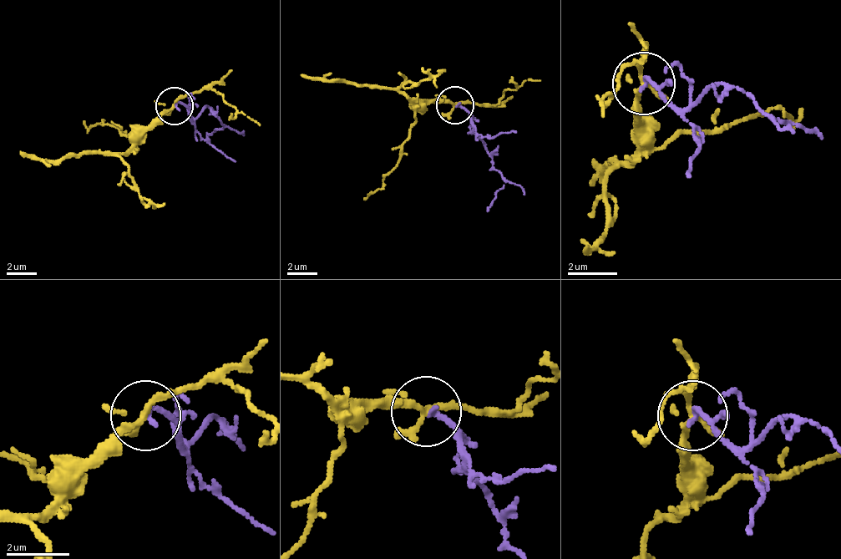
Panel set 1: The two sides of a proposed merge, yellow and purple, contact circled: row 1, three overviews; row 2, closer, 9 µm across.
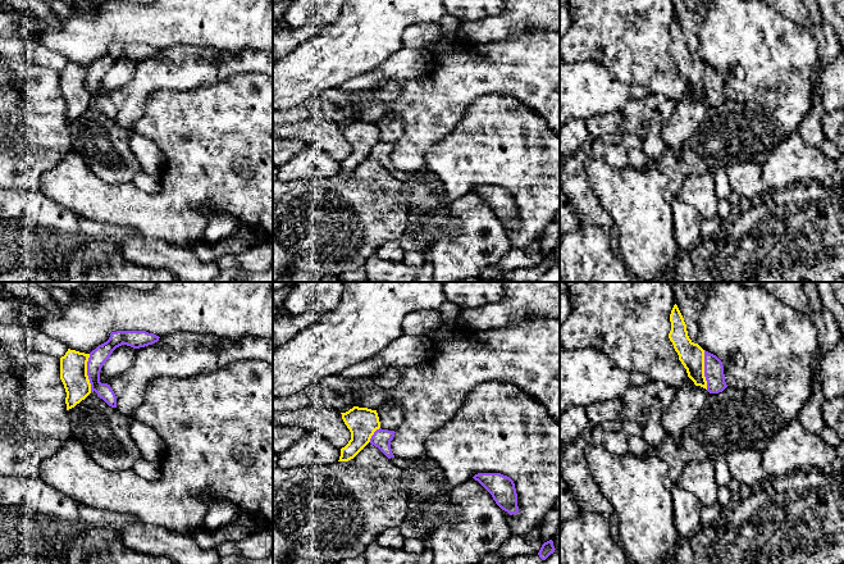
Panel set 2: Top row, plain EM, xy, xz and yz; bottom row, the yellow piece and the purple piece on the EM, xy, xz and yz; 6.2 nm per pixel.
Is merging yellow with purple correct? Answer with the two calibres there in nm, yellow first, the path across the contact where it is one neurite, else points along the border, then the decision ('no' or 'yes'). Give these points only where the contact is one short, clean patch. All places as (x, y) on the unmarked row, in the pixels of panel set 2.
160 nm thick on the yellow side, 130 nm on the other; border along yz (703, 63), (703, 89), (707, 101); no

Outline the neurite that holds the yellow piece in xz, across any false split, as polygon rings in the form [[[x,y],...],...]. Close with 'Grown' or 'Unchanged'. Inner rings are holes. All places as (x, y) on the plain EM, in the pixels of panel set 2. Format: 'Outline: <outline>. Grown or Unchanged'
Outline: [[[353,119],[346,126],[341,126],[342,132],[351,145],[351,153],[341,162],[338,174],[353,172],[369,155],[380,135],[377,123]]]. Unchanged

